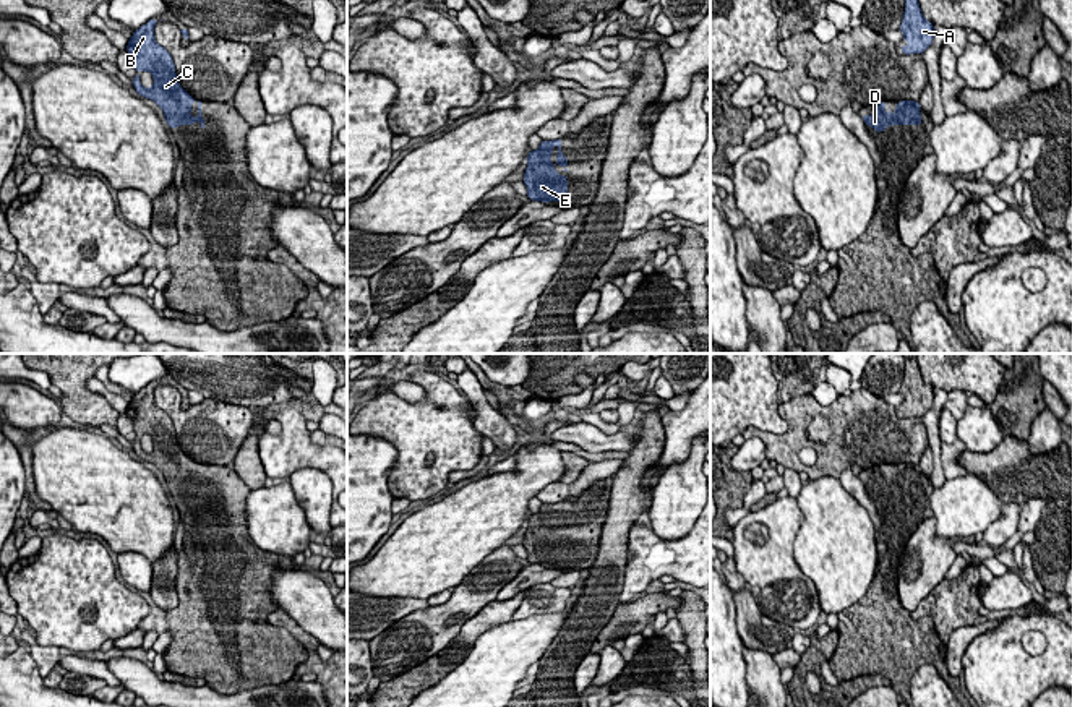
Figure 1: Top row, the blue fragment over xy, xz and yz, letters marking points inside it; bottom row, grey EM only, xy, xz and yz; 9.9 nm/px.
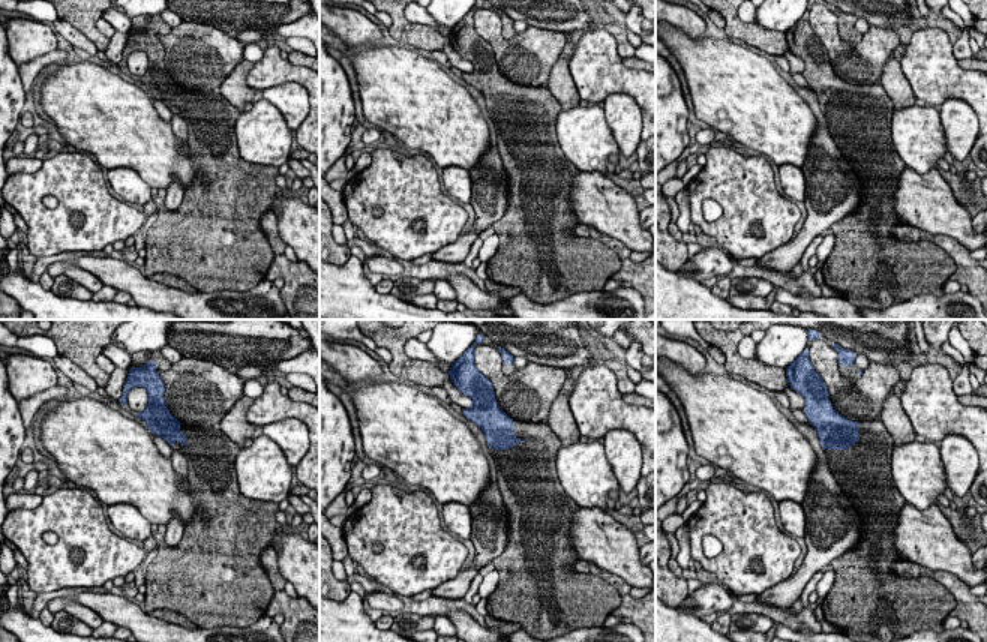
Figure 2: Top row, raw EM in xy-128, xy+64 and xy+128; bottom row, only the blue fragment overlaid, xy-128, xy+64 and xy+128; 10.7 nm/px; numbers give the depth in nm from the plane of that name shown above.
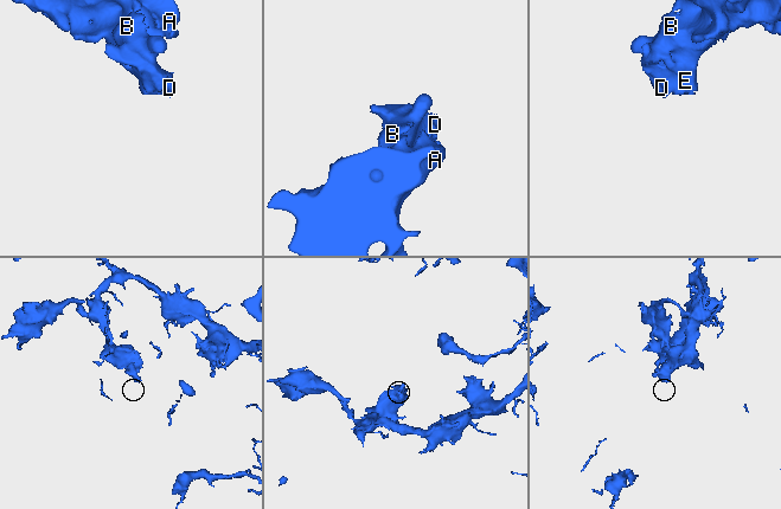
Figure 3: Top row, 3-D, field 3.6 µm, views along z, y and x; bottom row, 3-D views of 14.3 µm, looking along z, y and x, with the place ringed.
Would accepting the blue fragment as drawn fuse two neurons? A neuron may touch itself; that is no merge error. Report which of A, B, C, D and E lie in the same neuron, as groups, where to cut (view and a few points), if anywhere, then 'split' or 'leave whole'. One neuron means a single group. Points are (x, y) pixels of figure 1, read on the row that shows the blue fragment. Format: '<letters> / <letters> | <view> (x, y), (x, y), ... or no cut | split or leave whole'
A B C D E | no cut | leave whole

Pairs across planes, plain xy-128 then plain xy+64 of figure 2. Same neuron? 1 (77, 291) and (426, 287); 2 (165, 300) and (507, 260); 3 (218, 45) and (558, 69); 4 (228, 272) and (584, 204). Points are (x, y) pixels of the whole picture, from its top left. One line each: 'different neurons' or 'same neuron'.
1: same neuron
2: different neurons
3: different neurons
4: different neurons

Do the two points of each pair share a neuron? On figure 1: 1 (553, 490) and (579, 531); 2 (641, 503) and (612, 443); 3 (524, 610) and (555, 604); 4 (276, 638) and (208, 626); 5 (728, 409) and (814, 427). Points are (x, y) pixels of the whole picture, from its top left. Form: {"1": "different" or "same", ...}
{"1": "different", "2": "different", "3": "same", "4": "same", "5": "different"}

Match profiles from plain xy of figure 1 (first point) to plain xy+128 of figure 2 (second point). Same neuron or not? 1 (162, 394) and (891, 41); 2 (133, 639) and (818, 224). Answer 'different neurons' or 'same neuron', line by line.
1: same neuron
2: same neuron

